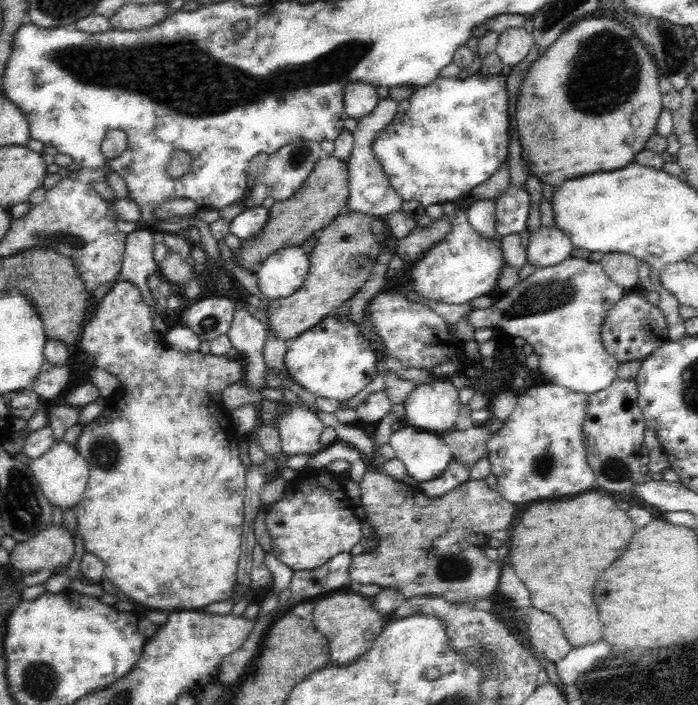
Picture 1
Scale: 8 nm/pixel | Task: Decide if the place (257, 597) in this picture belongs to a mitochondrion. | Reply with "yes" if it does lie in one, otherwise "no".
no

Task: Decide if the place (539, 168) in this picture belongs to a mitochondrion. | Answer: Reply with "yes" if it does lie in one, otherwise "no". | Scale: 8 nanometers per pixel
no

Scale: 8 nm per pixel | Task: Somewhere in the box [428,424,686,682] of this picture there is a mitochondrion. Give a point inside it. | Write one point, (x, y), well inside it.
(614, 469)

